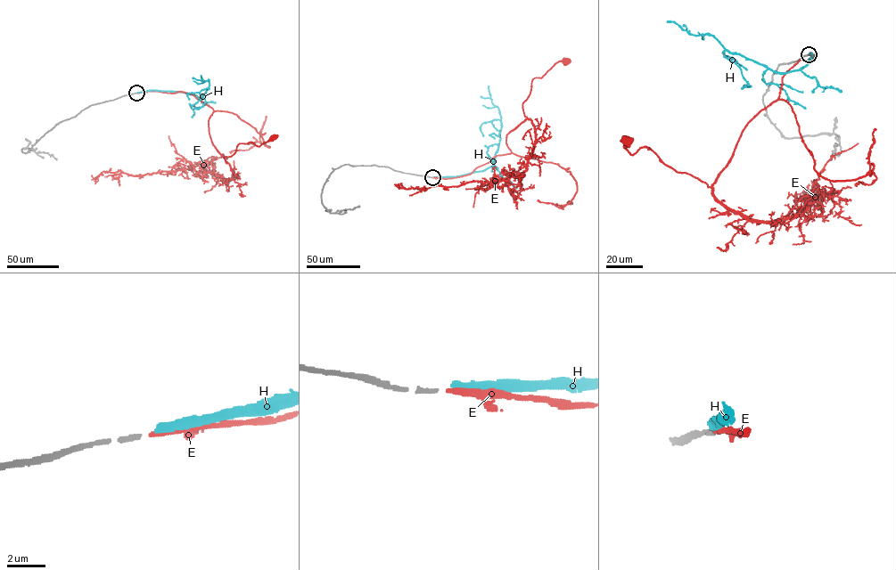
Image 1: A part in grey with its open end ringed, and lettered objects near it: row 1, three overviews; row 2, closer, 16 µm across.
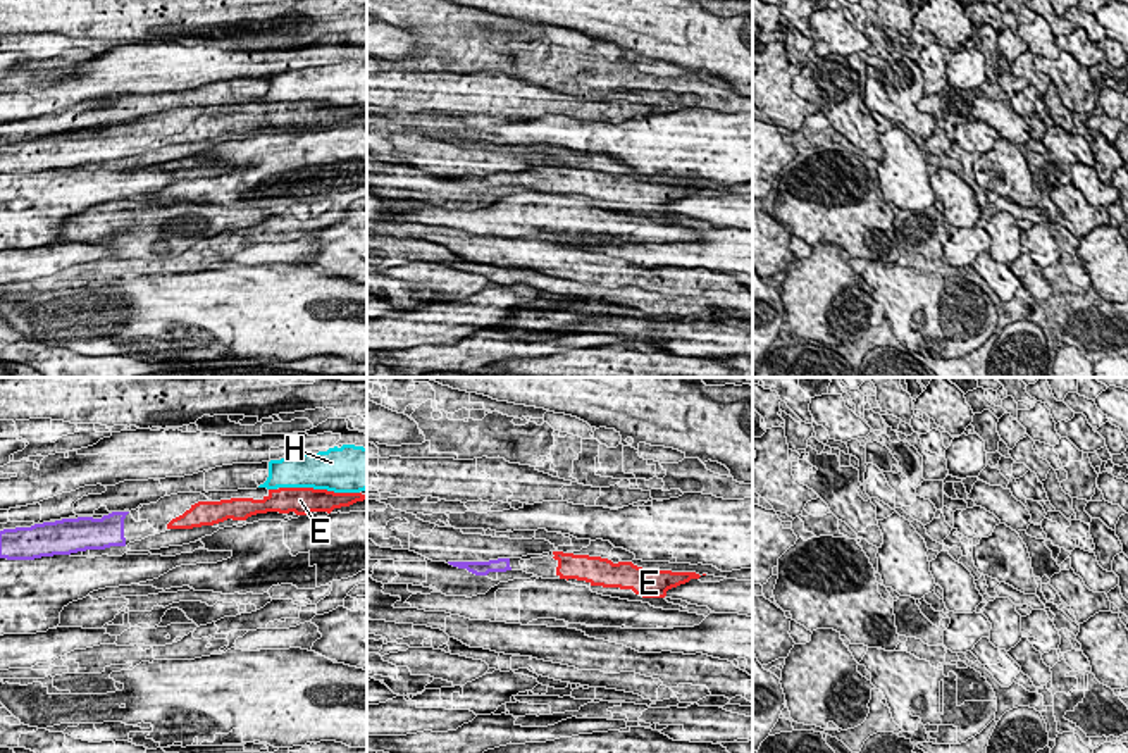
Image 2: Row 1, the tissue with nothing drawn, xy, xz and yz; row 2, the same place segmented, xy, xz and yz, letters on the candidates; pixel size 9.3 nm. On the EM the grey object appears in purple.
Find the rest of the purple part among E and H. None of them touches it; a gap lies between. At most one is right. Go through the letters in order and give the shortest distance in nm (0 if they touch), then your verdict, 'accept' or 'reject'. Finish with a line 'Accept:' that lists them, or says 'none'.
E: gap 380 nm; accept
H: gap 1250 nm; reject
Accept: E

